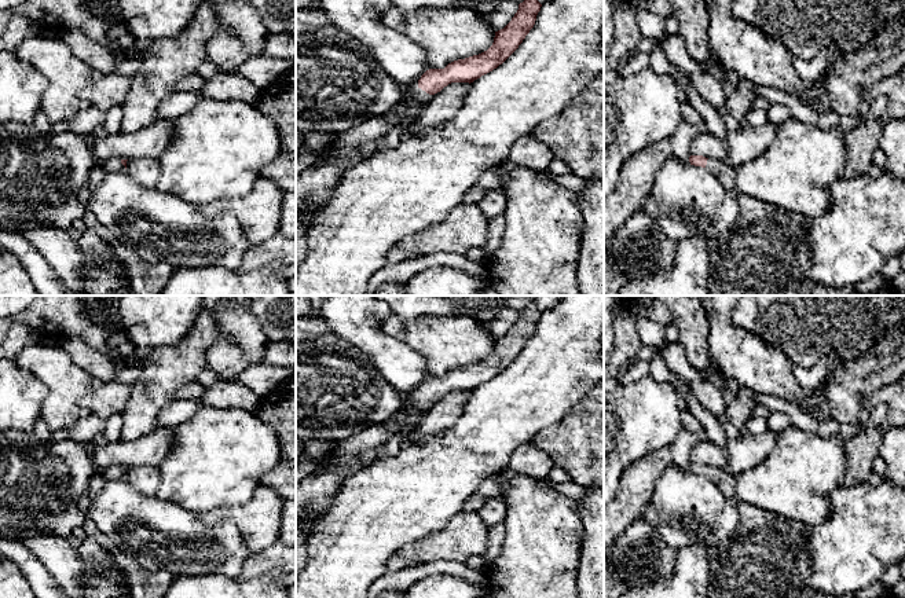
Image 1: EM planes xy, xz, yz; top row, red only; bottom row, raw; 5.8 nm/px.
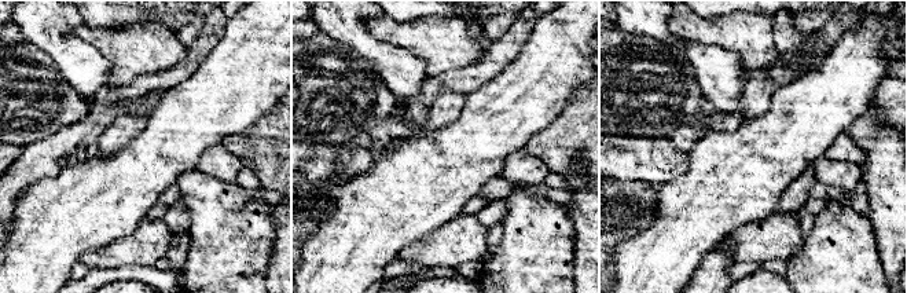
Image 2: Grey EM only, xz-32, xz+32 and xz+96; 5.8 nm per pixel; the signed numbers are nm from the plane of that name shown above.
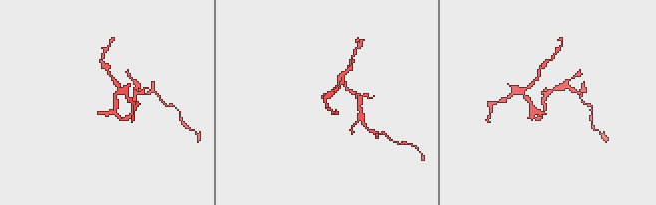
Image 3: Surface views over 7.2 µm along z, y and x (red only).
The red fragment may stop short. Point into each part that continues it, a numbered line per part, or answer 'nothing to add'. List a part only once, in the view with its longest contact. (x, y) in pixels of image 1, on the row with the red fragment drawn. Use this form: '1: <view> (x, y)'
1: xz (422, 96)

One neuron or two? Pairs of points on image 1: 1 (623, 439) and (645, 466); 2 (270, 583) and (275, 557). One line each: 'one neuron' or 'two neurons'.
1: two neurons
2: two neurons

